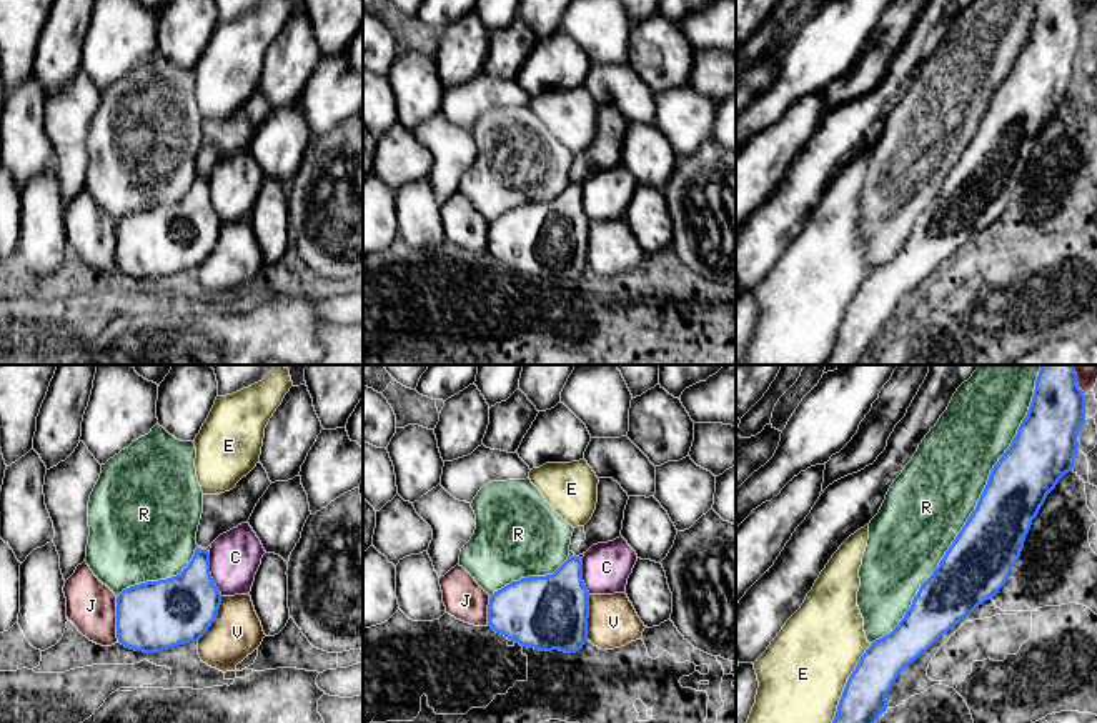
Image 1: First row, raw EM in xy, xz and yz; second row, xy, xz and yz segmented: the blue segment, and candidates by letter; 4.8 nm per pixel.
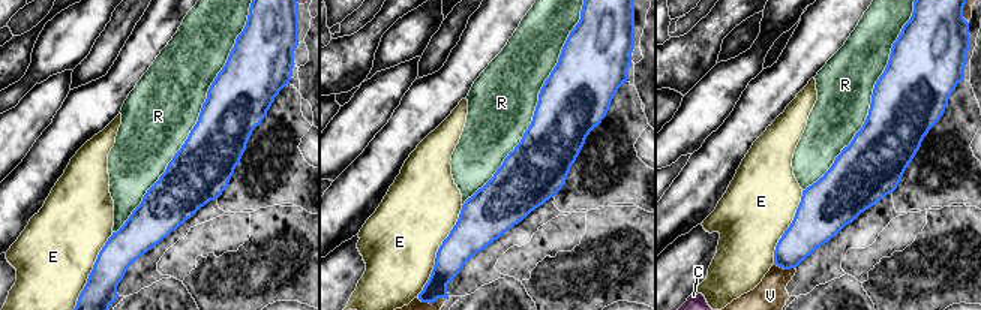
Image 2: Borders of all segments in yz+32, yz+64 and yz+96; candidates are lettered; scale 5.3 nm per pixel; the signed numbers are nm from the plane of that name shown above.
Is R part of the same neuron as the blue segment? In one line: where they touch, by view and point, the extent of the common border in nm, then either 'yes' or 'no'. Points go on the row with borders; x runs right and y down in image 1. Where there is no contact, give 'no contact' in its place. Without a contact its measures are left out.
contact yz (976, 508); length 1550 nm; no

